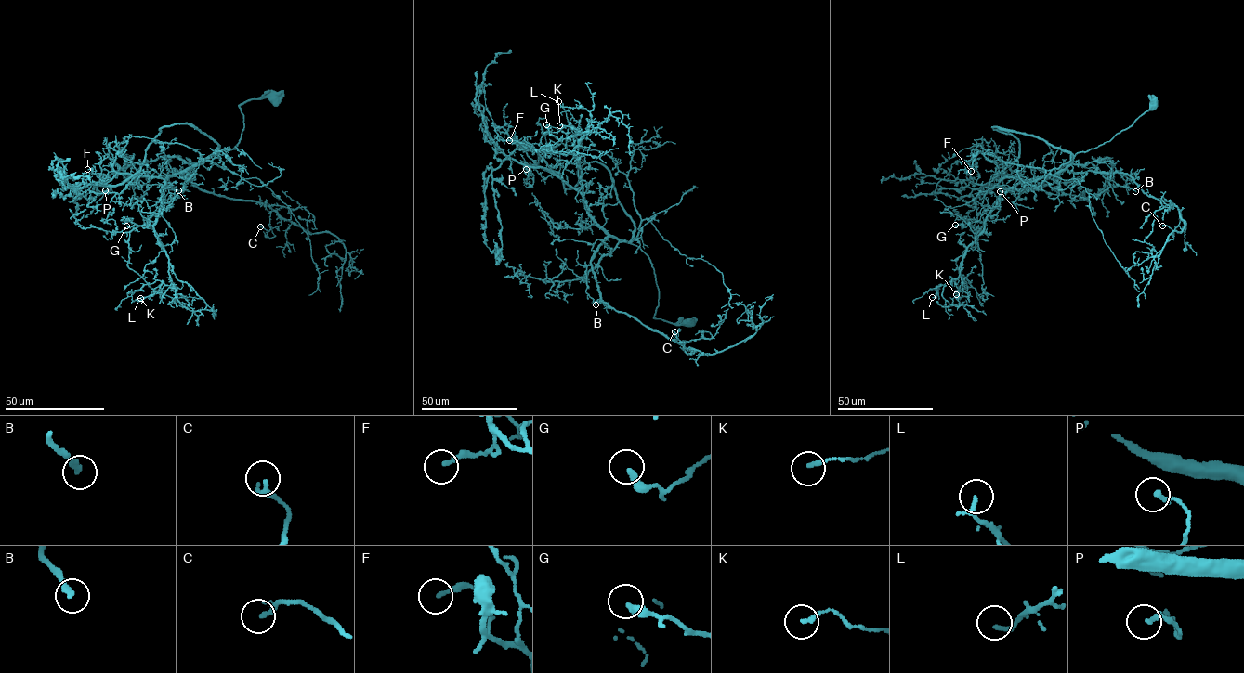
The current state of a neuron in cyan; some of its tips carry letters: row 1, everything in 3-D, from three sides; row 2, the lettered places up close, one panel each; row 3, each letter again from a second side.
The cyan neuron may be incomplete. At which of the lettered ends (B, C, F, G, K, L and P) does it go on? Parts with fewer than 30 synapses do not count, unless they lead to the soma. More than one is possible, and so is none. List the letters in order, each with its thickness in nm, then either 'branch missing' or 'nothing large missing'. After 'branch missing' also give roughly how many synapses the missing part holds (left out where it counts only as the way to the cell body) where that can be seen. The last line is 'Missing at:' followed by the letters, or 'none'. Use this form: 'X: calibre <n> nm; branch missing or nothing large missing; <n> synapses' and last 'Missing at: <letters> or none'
B: calibre 220 nm; branch missing; 60 synapses
C: calibre 220 nm; nothing large missing
F: calibre 180 nm; nothing large missing
G: calibre 280 nm; nothing large missing
K: calibre 170 nm; nothing large missing
L: calibre 190 nm; nothing large missing
P: calibre 200 nm; nothing large missing
Missing at: B

